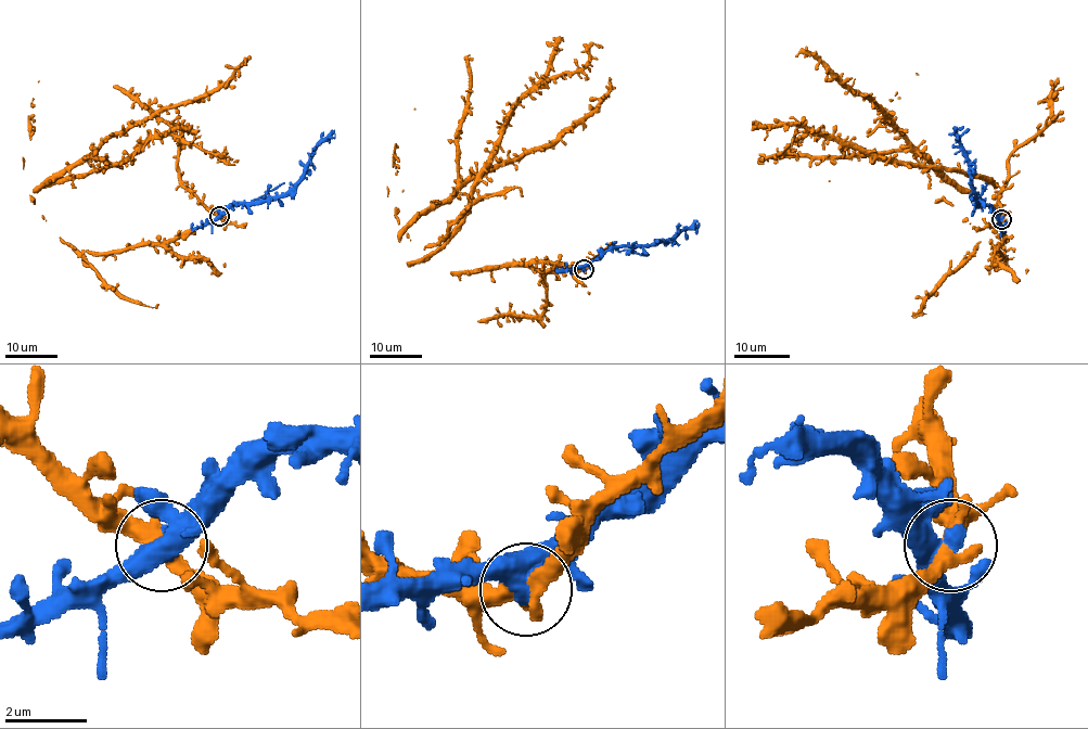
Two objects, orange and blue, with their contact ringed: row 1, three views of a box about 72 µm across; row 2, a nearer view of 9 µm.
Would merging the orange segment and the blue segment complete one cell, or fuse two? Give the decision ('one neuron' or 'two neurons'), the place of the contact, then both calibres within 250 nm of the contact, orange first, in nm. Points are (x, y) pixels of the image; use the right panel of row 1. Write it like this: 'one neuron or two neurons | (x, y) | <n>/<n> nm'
one neuron | (1001, 219) | 340/480 nm

